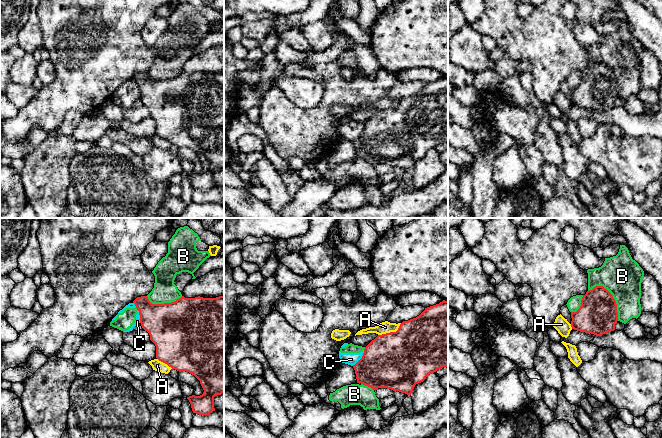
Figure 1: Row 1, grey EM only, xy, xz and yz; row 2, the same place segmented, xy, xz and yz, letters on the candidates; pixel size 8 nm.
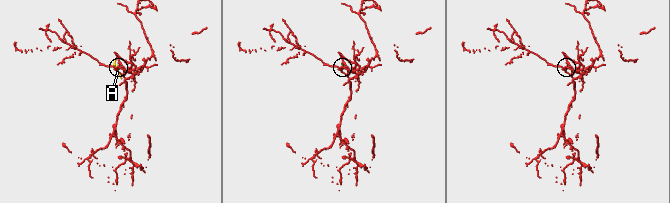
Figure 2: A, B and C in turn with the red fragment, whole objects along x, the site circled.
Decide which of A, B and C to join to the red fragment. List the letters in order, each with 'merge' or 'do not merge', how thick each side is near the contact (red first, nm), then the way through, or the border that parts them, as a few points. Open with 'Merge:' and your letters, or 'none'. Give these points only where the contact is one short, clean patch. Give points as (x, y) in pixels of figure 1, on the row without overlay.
Merge: none
A: do not merge | 460/100 nm
B: do not merge | 300/320 nm
C: do not merge | 440/100 nm | along xz (364, 126), (361, 133), (352, 141)

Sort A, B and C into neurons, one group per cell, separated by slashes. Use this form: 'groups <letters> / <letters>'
groups A / B C

